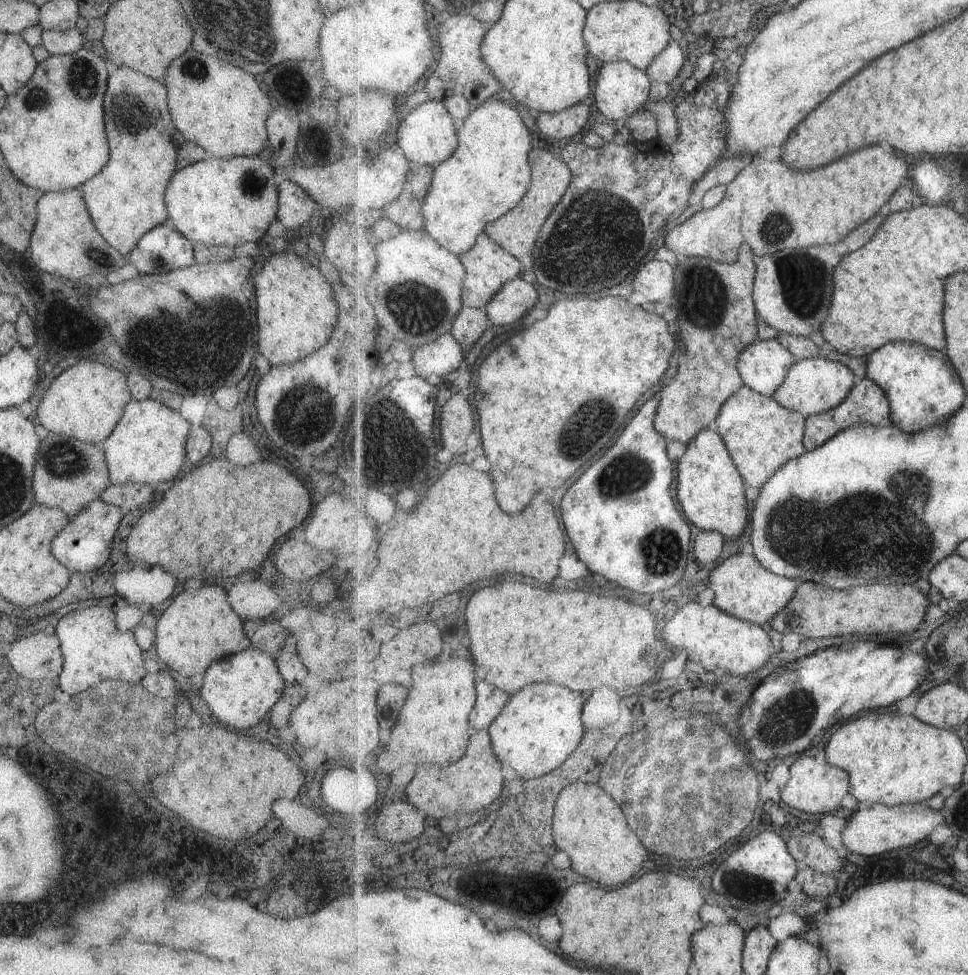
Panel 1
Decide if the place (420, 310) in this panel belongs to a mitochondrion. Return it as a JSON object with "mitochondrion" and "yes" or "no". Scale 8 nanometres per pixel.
{"mitochondrion":"yes"}

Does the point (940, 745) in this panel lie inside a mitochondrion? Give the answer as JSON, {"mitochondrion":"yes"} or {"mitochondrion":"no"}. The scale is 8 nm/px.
{"mitochondrion":"no"}

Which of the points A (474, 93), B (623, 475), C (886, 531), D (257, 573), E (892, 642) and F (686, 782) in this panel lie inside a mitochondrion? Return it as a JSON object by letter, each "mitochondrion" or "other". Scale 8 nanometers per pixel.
{"A":"other","B":"mitochondrion","C":"mitochondrion","D":"other","E":"other","F":"mitochondrion"}

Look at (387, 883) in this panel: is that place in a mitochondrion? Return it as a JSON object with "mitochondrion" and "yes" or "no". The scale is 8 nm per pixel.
{"mitochondrion":"no"}

